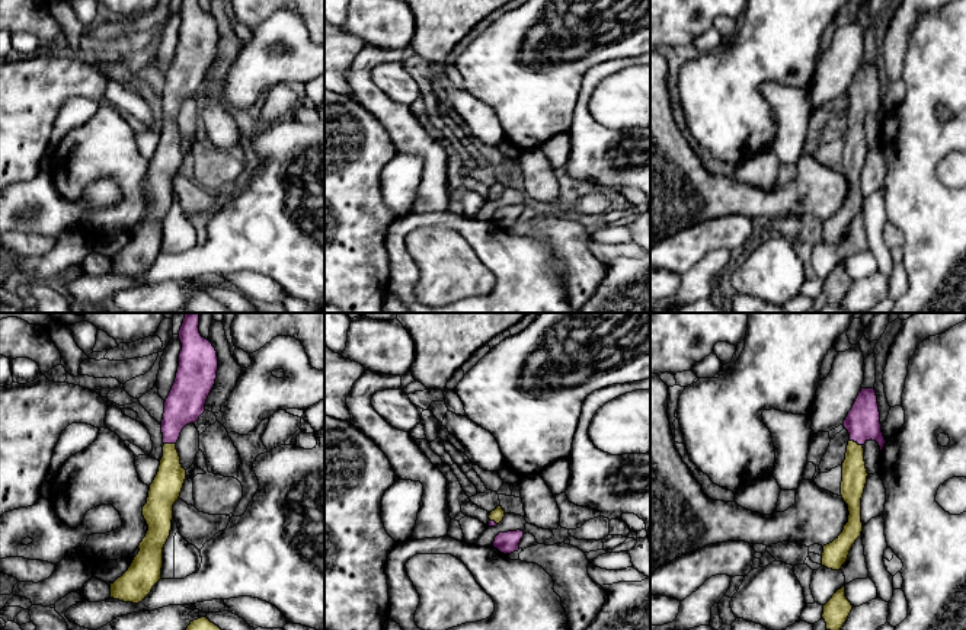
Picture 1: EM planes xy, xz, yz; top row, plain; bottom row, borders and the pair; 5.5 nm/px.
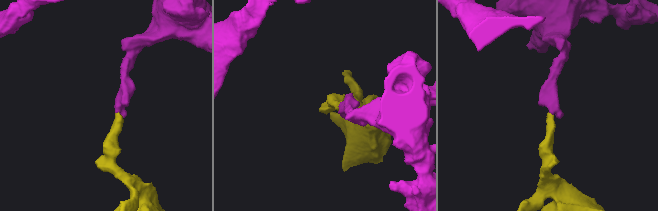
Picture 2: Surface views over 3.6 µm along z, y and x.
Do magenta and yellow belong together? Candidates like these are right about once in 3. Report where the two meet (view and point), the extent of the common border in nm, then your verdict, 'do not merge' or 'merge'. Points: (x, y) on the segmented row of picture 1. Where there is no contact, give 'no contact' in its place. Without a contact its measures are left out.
yz (856, 441) | 80 nm | merge

